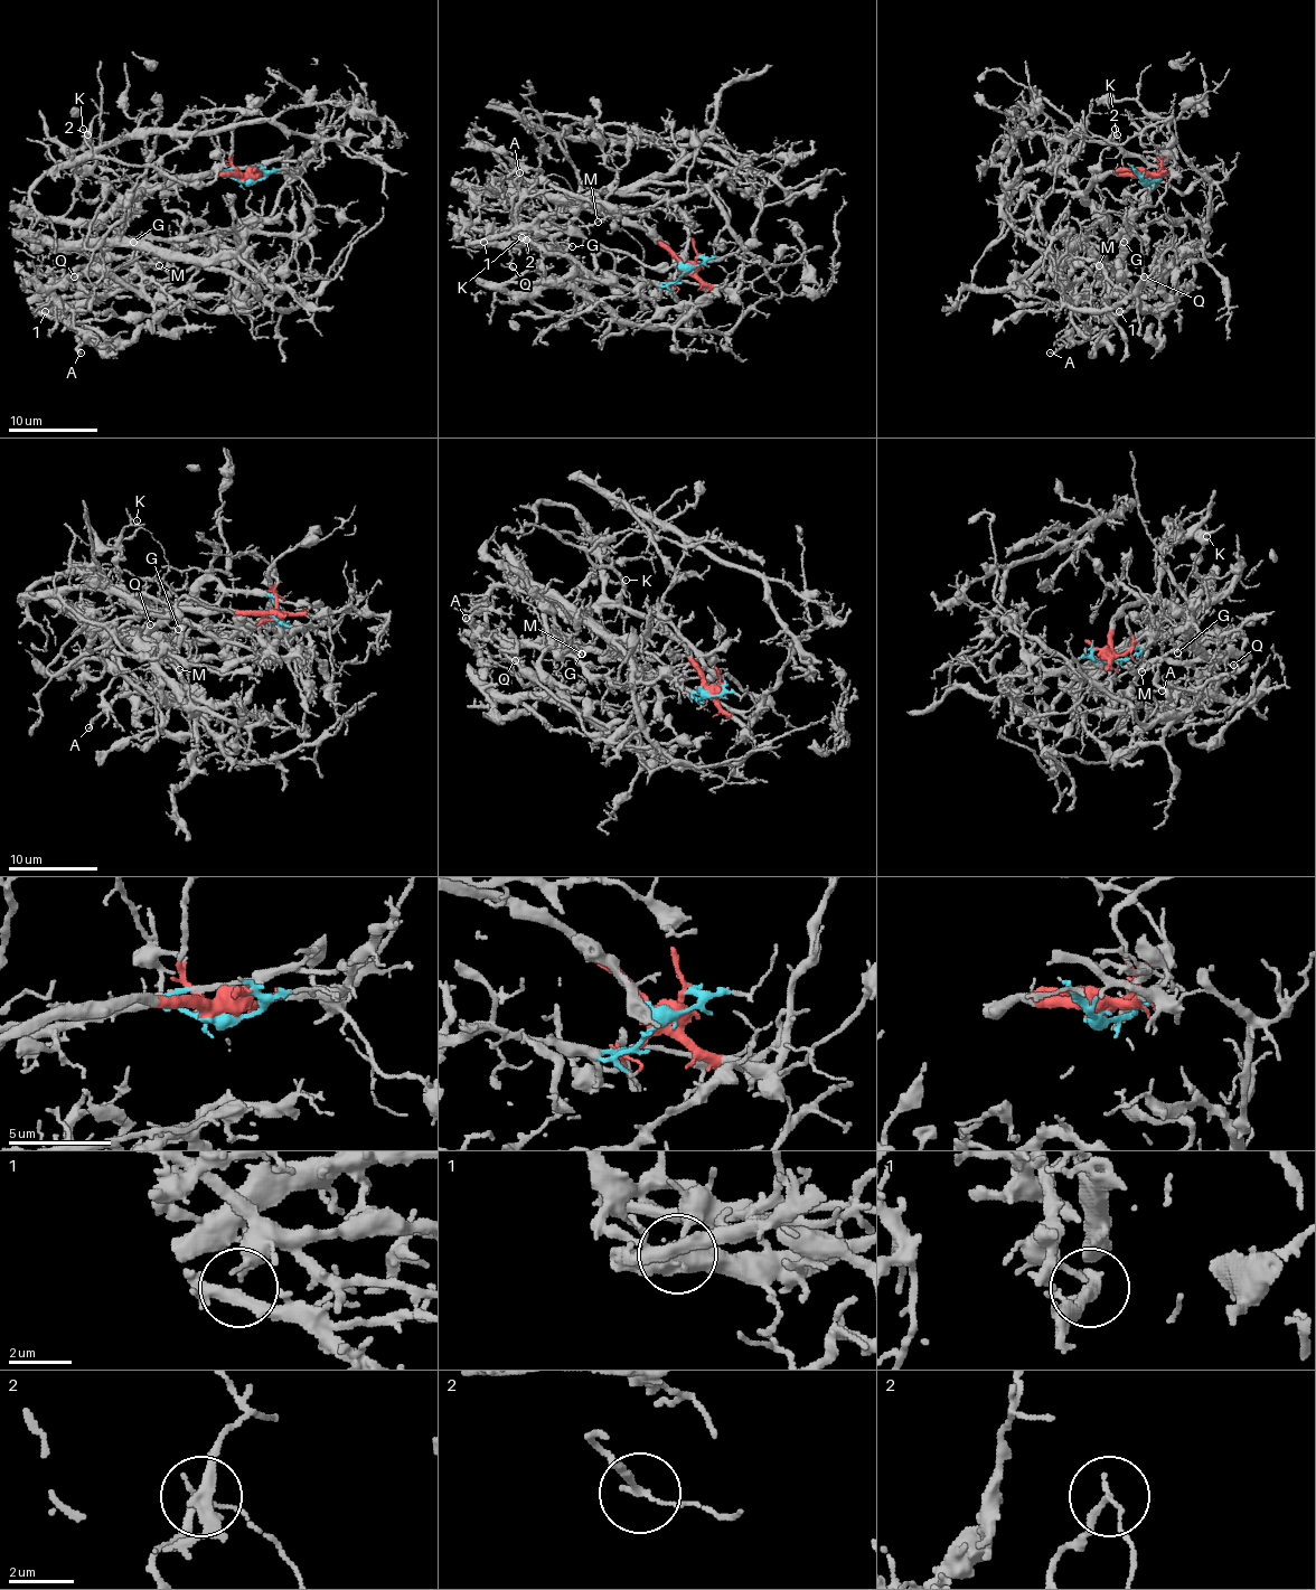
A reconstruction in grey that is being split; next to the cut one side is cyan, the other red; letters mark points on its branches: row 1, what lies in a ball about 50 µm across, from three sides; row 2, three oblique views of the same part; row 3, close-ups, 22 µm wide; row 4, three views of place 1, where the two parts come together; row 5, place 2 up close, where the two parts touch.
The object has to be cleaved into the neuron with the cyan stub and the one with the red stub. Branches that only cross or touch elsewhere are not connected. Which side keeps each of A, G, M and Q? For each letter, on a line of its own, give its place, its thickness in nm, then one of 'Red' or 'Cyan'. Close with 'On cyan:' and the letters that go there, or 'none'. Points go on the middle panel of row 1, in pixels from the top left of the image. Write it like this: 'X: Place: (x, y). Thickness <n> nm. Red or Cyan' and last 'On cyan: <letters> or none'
A: Place: (519, 172). Thickness 190 nm. Cyan
G: Place: (572, 246). Thickness 150 nm. Cyan
M: Place: (598, 222). Thickness 120 nm. Cyan
Q: Place: (513, 266). Thickness 150 nm. Cyan
On cyan: A, G, M, Q

